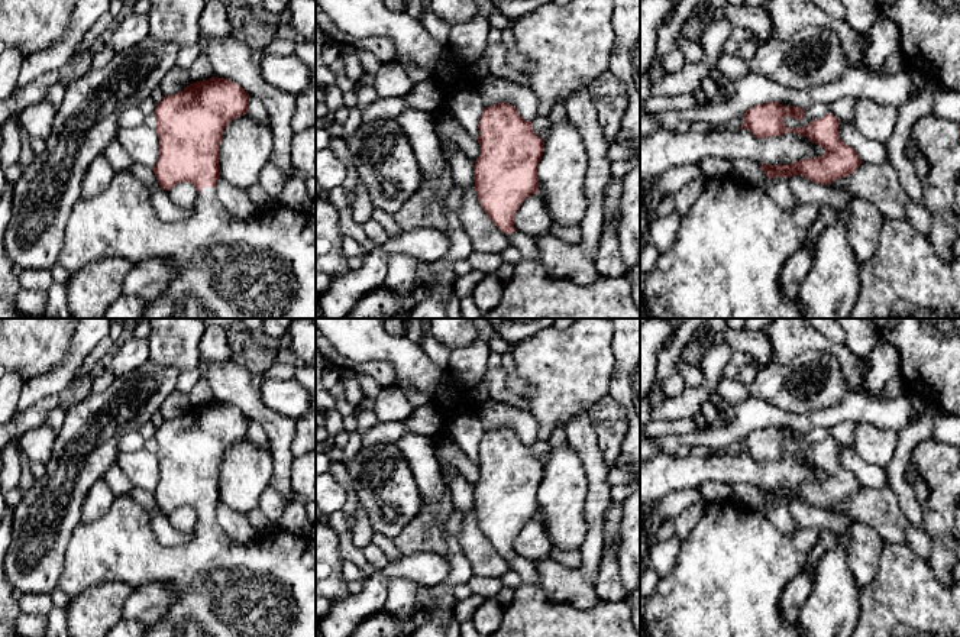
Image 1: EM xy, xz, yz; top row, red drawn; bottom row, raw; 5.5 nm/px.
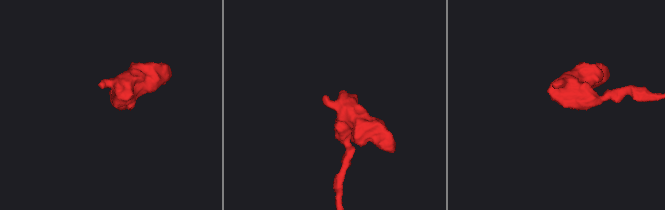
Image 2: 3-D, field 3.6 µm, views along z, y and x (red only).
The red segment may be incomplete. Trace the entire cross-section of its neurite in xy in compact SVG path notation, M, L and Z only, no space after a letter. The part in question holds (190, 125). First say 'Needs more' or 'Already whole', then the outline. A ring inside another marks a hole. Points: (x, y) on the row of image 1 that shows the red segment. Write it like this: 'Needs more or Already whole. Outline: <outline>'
Needs more. Outline: M219 77L165 96L153 111L159 158L152 169L165 191L180 182L197 188L191 216L162 222L148 187L129 172L116 172L103 193L74 204L58 263L74 274L106 258L127 259L133 265L167 261L175 275L167 290L146 304L142 318L316 318L316 219L310 211L272 204L250 219L236 219L216 195L224 127L248 113L248 101L249 94L239 84Z

